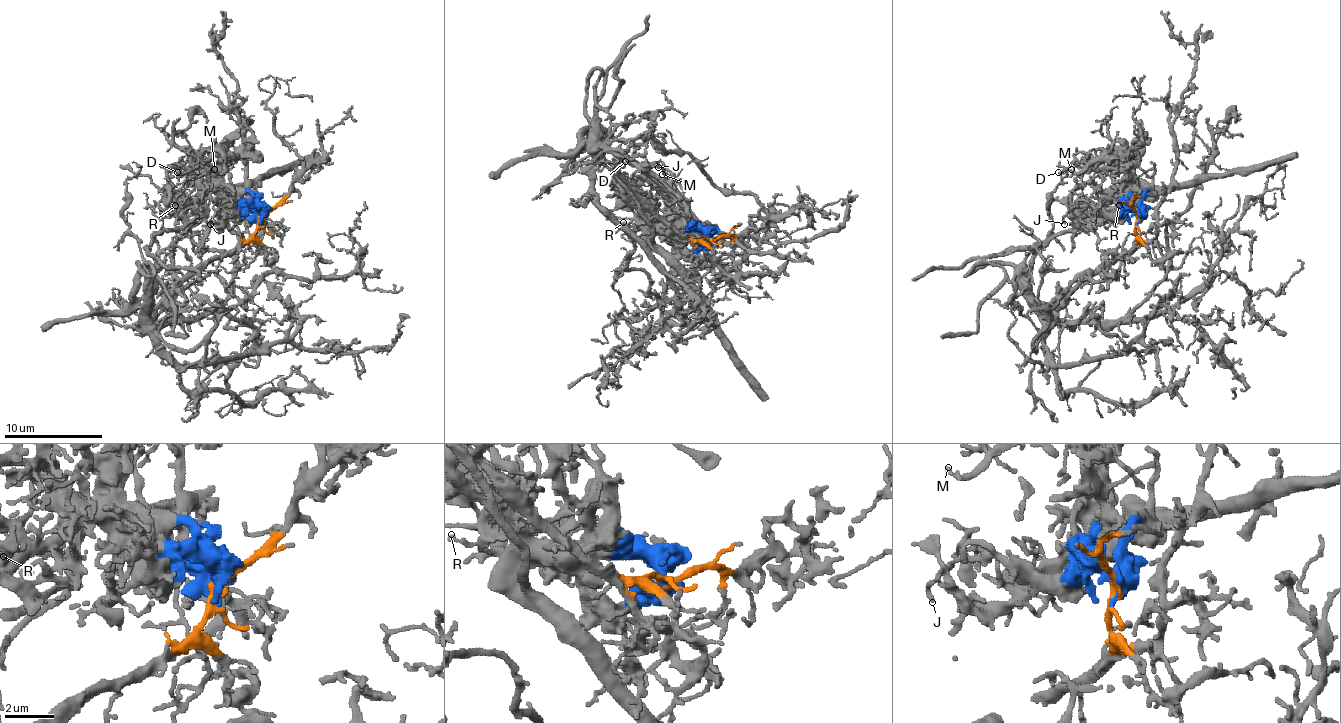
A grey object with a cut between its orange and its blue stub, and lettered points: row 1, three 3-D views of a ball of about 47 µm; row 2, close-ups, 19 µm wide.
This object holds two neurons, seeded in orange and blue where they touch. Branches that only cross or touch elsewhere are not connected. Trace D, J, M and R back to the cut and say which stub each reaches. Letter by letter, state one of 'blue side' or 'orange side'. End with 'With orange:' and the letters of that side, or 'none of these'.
D: blue side
J: blue side
M: blue side
R: blue side
With orange: none of these

